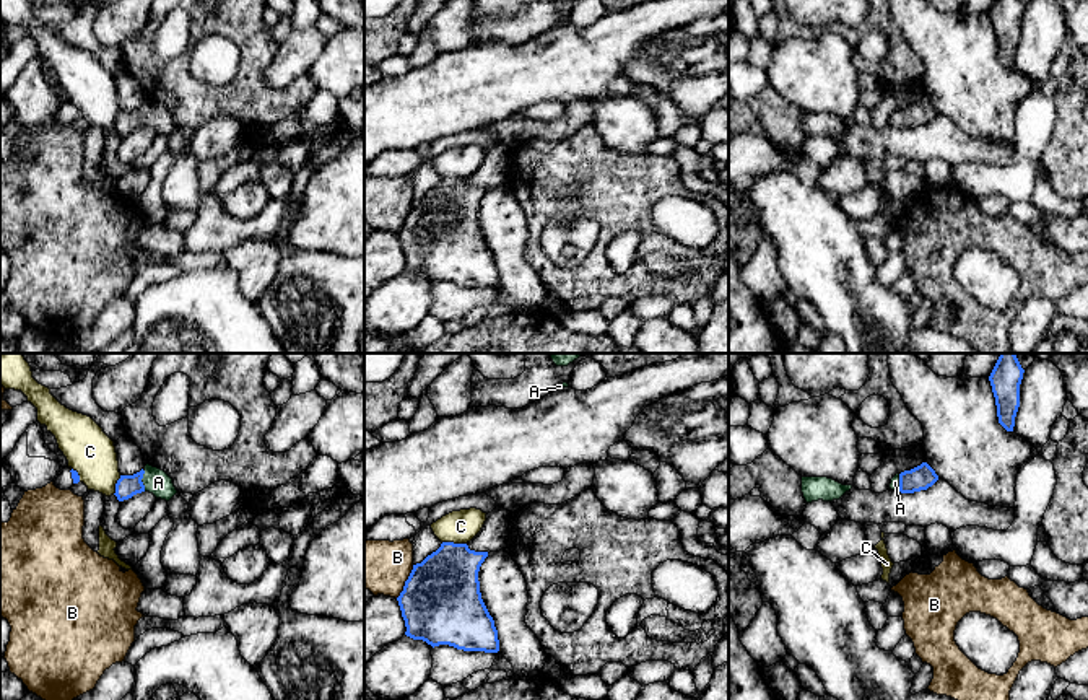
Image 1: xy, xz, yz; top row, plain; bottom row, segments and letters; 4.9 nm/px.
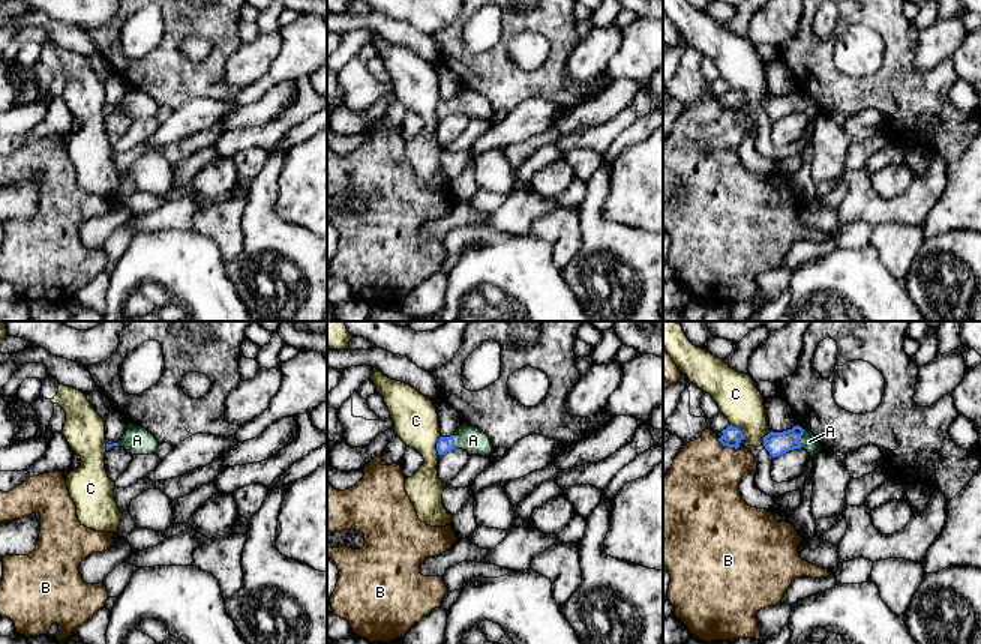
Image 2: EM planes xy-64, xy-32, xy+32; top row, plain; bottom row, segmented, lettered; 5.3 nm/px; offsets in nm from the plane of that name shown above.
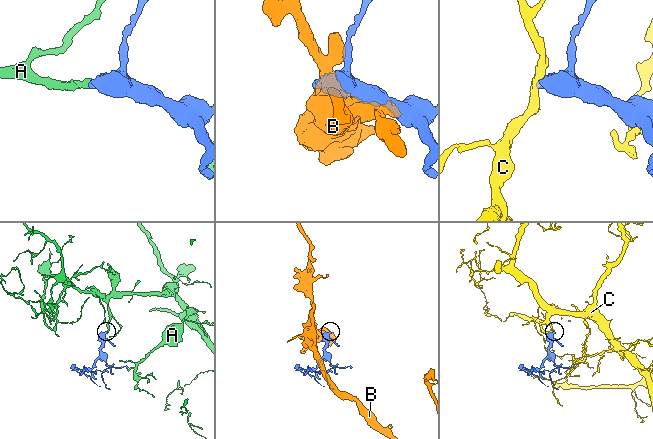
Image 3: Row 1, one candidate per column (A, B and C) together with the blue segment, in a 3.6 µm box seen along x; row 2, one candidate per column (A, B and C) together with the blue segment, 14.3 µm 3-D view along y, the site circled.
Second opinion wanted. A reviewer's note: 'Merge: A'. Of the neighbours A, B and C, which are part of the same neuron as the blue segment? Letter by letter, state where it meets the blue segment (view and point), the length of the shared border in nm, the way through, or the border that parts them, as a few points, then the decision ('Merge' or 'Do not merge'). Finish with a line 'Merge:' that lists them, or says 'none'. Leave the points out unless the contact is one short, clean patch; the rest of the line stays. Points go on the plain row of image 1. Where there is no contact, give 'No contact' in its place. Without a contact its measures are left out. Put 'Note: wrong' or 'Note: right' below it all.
A: Touches blue at xy (140, 116). Shared border 110 nm. Path across: xy (127, 121), (140, 116), (158, 118). Merge
B: Touches blue at xz (405, 217). Shared border 190 nm. Do not merge
C: Touches blue at xz (452, 178). Shared border 120 nm. Boundary: xz (443, 176), (465, 179). Do not merge
Merge: A
Note: right

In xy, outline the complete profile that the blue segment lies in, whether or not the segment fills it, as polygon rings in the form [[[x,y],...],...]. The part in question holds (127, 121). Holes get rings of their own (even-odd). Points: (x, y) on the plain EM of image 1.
[[[150,99],[133,111],[120,111],[114,130],[119,137],[124,137],[141,127],[150,127],[166,137],[177,129],[172,114],[164,106]]]

